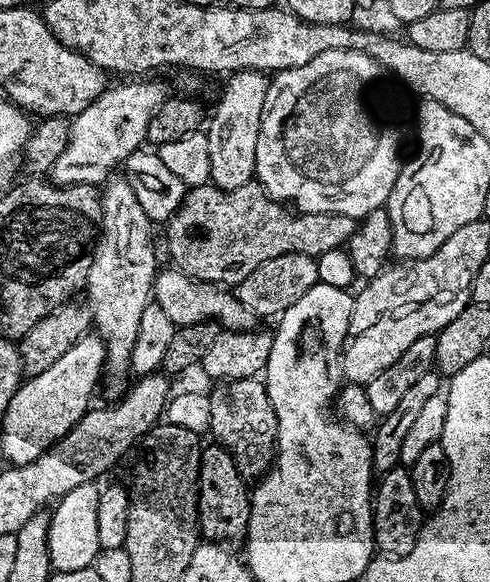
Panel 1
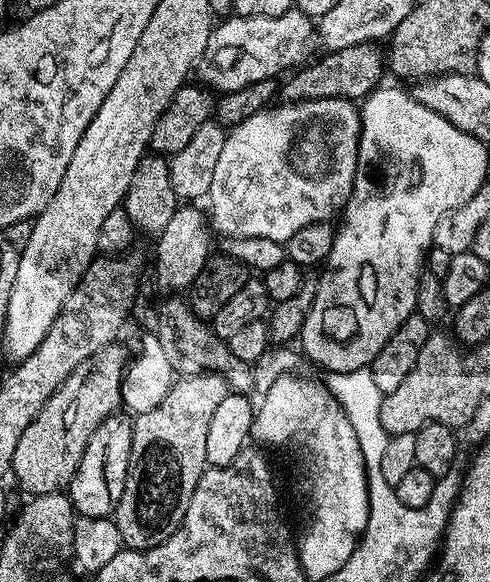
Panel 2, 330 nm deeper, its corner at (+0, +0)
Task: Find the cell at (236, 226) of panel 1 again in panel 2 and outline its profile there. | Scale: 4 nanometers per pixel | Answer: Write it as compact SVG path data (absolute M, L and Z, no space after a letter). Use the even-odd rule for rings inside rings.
M116 342L108 344L98 350L98 354L86 358L86 362L82 362L66 382L62 382L46 406L42 406L38 418L26 426L22 438L18 438L11 475L16 476L21 490L28 492L29 497L67 489L82 462L90 434L94 434L104 419L121 407L120 381L124 378L130 356L118 345Z

